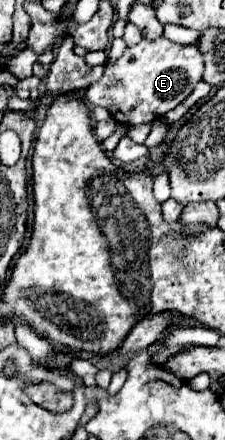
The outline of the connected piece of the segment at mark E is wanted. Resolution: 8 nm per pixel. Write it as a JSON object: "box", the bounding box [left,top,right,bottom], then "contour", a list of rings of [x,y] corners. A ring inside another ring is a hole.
{"box":[86,37,204,127],"contour":[[[158,37],[154,41],[142,39],[136,47],[128,47],[116,63],[106,63],[102,79],[92,83],[92,87],[88,87],[86,99],[92,105],[106,107],[118,123],[134,127],[134,125],[154,121],[154,115],[164,117],[168,111],[180,105],[194,91],[196,83],[202,81],[202,73],[204,73],[204,61],[196,45],[176,45],[164,37]]]}

